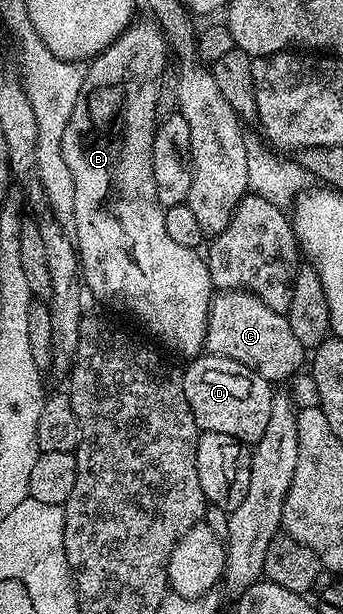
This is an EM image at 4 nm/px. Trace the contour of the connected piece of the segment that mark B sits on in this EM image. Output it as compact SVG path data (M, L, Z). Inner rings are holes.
M137 19L128 25L128 29L120 35L105 52L93 56L84 73L84 81L78 94L78 102L74 102L74 114L70 114L70 122L66 122L66 134L62 134L62 158L66 158L66 166L70 169L70 178L74 178L74 222L70 225L76 241L76 251L80 257L80 270L83 283L101 300L120 312L129 312L154 339L157 345L165 344L172 352L180 356L195 358L205 351L208 338L208 317L212 310L214 289L208 261L195 248L178 246L178 242L166 234L166 218L164 209L158 202L158 194L154 186L154 170L152 169L152 140L156 137L158 119L155 116L155 103L158 97L159 80L165 68L170 64L170 45L164 39L163 31L155 19Z

